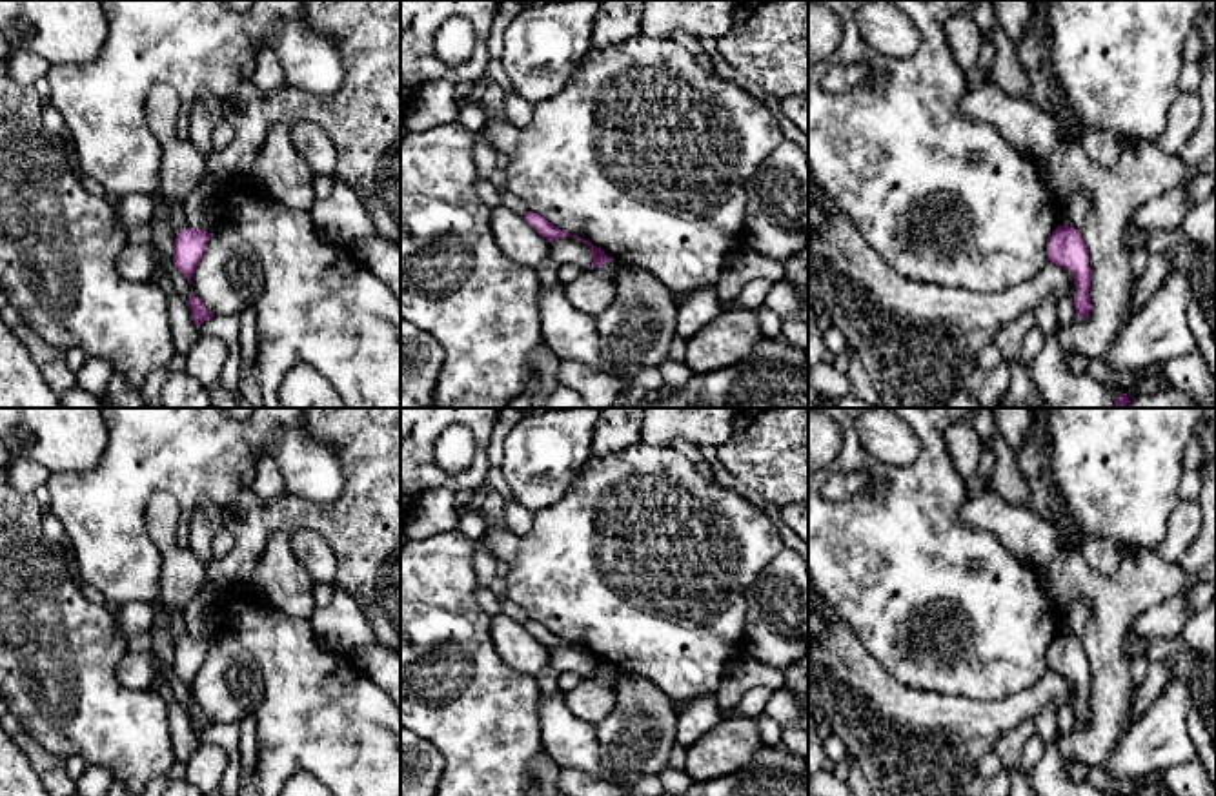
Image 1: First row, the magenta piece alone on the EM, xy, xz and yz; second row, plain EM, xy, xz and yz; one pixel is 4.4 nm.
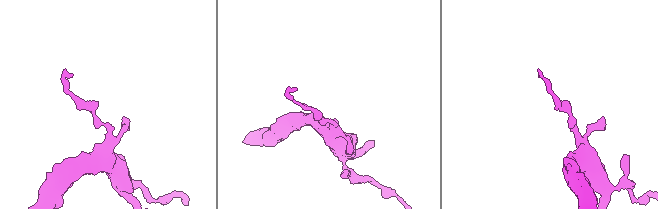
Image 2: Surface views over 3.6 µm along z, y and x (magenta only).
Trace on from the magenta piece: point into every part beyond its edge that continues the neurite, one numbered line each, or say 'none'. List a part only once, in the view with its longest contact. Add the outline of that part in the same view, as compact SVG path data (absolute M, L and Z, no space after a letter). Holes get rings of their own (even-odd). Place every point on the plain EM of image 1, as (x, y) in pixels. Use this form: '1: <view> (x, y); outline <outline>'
none

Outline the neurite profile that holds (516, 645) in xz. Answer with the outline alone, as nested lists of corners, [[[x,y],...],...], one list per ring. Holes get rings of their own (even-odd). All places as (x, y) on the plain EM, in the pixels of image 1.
[[[504,614],[493,616],[490,634],[506,665],[533,678],[539,678],[550,665],[550,650],[515,619]]]

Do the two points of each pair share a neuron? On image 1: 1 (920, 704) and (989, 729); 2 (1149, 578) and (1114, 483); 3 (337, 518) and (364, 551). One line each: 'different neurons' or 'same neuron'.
1: same neuron
2: different neurons
3: same neuron

